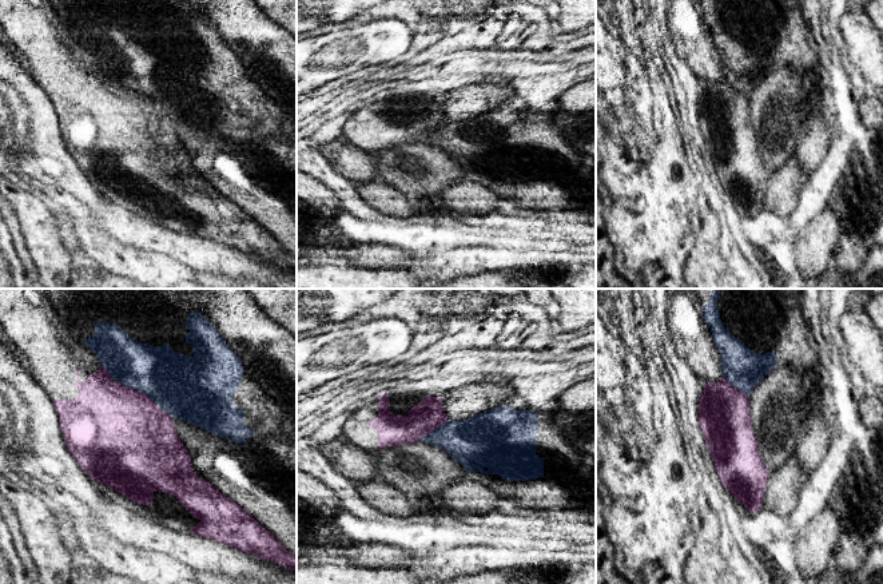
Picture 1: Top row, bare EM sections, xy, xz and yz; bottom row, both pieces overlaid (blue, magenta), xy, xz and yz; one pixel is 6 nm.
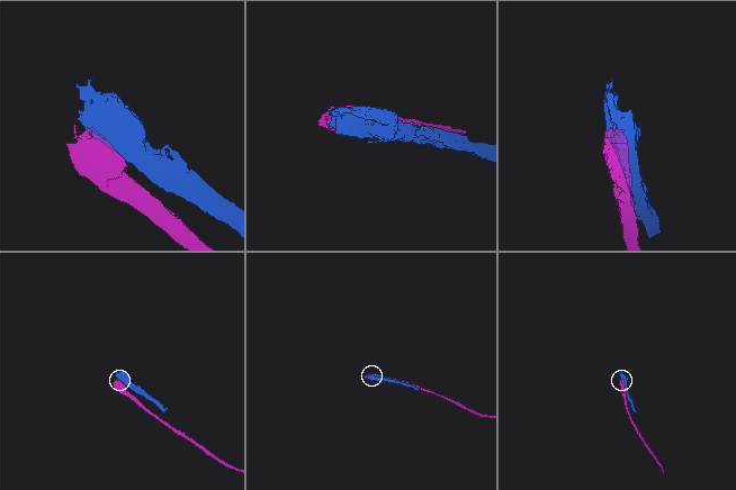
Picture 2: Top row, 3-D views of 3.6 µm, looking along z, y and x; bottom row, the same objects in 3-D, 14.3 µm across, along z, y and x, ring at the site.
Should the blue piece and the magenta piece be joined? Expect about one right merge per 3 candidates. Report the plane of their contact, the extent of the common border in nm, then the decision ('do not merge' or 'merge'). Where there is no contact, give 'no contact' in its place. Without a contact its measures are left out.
xy | 400 nm | do not merge

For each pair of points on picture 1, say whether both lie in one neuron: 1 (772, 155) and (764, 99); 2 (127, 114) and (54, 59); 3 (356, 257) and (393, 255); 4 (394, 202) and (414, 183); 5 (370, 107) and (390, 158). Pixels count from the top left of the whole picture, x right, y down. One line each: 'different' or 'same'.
1: same
2: same
3: same
4: different
5: different

